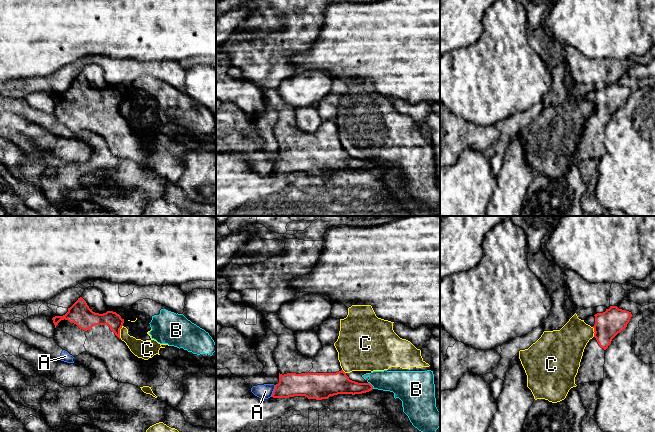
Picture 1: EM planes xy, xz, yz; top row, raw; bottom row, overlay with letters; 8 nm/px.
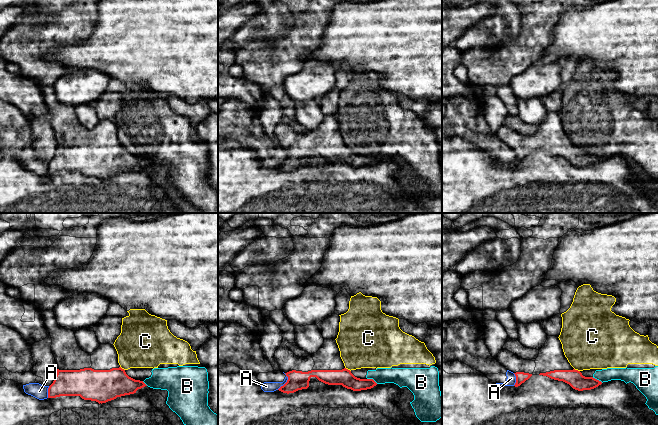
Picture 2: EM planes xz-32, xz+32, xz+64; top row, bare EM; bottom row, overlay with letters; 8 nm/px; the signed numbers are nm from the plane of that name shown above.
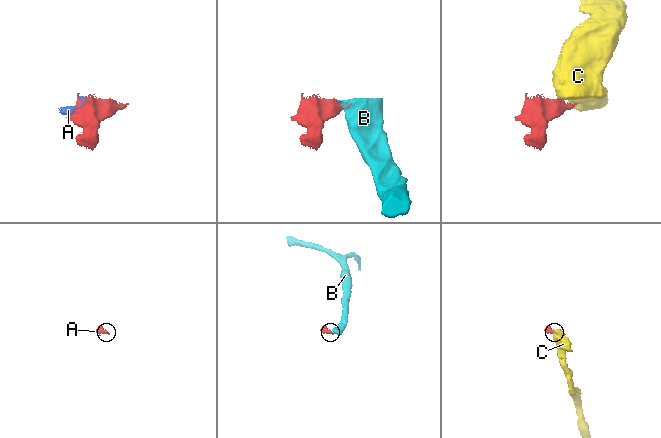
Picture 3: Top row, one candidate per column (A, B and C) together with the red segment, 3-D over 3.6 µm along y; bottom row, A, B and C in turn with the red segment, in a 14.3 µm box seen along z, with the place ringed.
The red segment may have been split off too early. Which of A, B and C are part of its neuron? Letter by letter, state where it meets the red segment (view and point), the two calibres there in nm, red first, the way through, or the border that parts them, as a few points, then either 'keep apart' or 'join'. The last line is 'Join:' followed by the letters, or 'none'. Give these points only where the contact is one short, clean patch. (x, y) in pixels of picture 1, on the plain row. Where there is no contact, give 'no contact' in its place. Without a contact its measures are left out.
A: contact xz (273, 167); calibres 190 and 120 nm; border xz (275, 161), (271, 172); keep apart
B: contact xz (371, 161); calibres 160 and 200 nm; border xz (368, 158), (373, 164); keep apart
C: contact xy (119, 108); calibres 120 and 140 nm; border xy (122, 101), (120, 114); keep apart
Join: none

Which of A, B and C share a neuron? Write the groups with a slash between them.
A / B C

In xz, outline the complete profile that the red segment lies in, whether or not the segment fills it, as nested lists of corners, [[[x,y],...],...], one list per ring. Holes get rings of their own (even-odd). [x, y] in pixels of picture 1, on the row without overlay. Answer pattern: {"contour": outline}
{"contour": [[[278,89],[265,90],[264,98],[278,113],[273,134],[279,147],[279,159],[275,161],[273,174],[305,172],[322,176],[373,165],[370,159],[349,155],[340,142],[334,121],[322,121],[315,132],[307,133],[297,126],[294,108],[281,99]]]}

